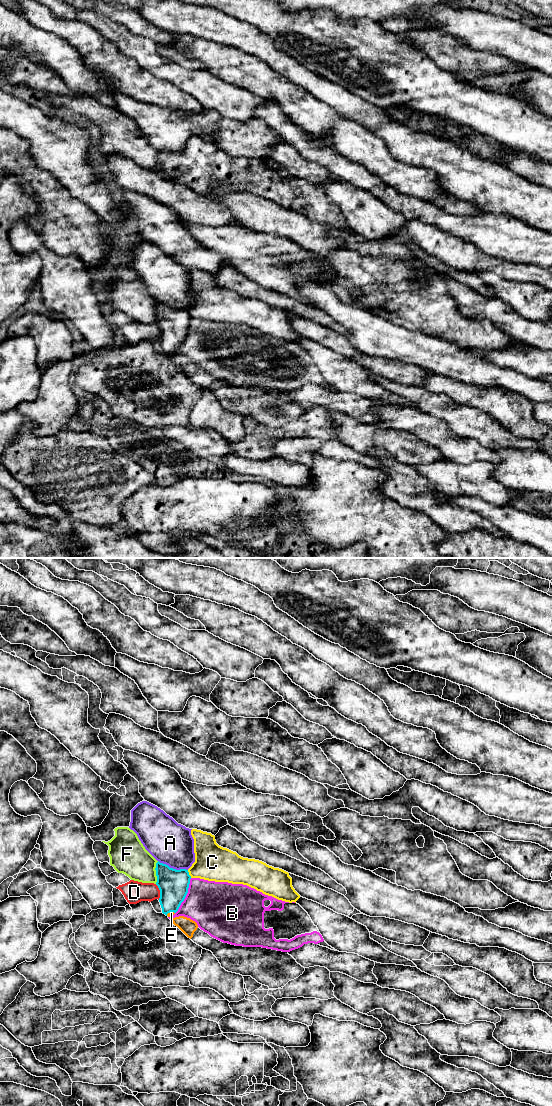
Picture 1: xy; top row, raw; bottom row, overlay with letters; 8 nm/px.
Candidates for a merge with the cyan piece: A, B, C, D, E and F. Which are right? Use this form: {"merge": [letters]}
{"merge": ["E"]}

